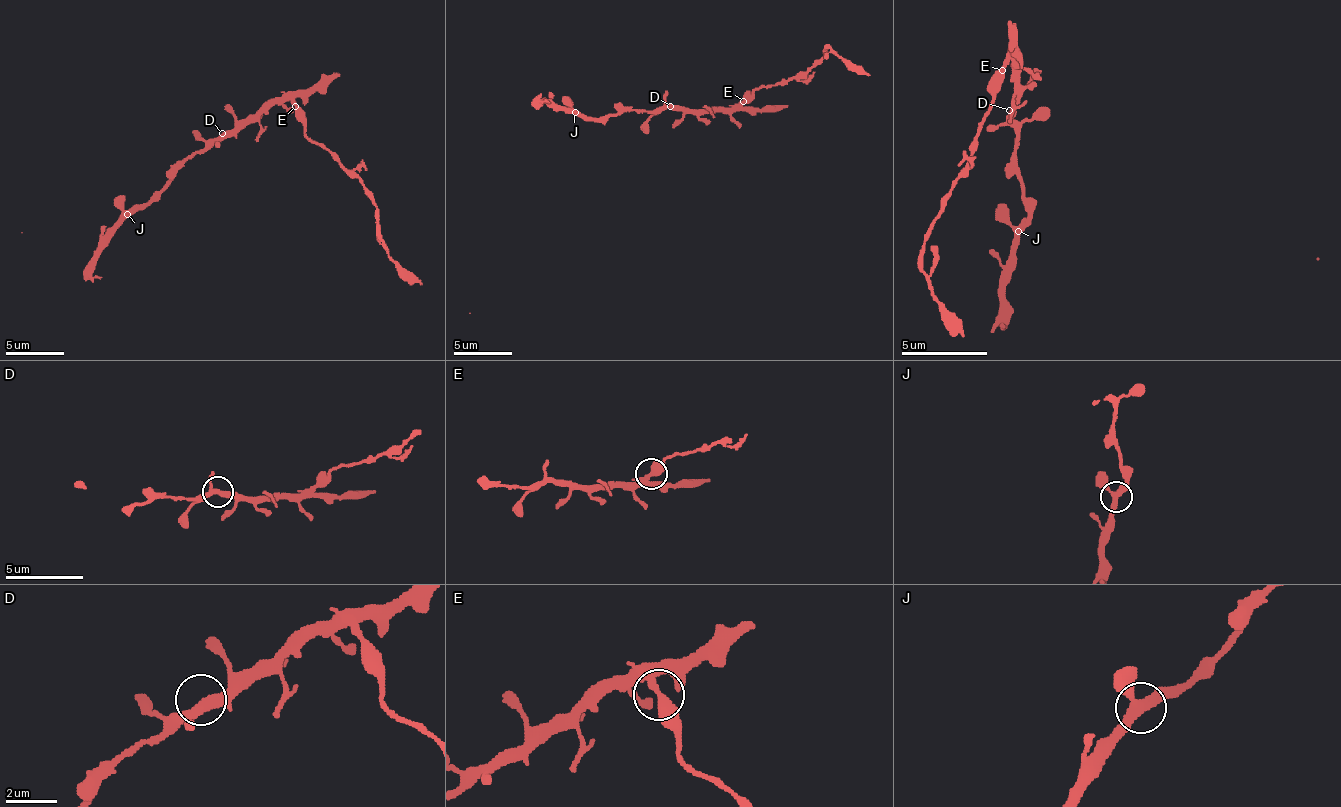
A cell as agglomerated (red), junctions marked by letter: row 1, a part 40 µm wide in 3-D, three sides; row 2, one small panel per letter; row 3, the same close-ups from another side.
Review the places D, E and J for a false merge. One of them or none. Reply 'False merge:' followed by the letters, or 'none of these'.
False merge: E

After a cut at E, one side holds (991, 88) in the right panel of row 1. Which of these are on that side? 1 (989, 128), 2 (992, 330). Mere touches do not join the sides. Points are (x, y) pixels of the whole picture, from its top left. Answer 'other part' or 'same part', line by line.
1: other part
2: other part

